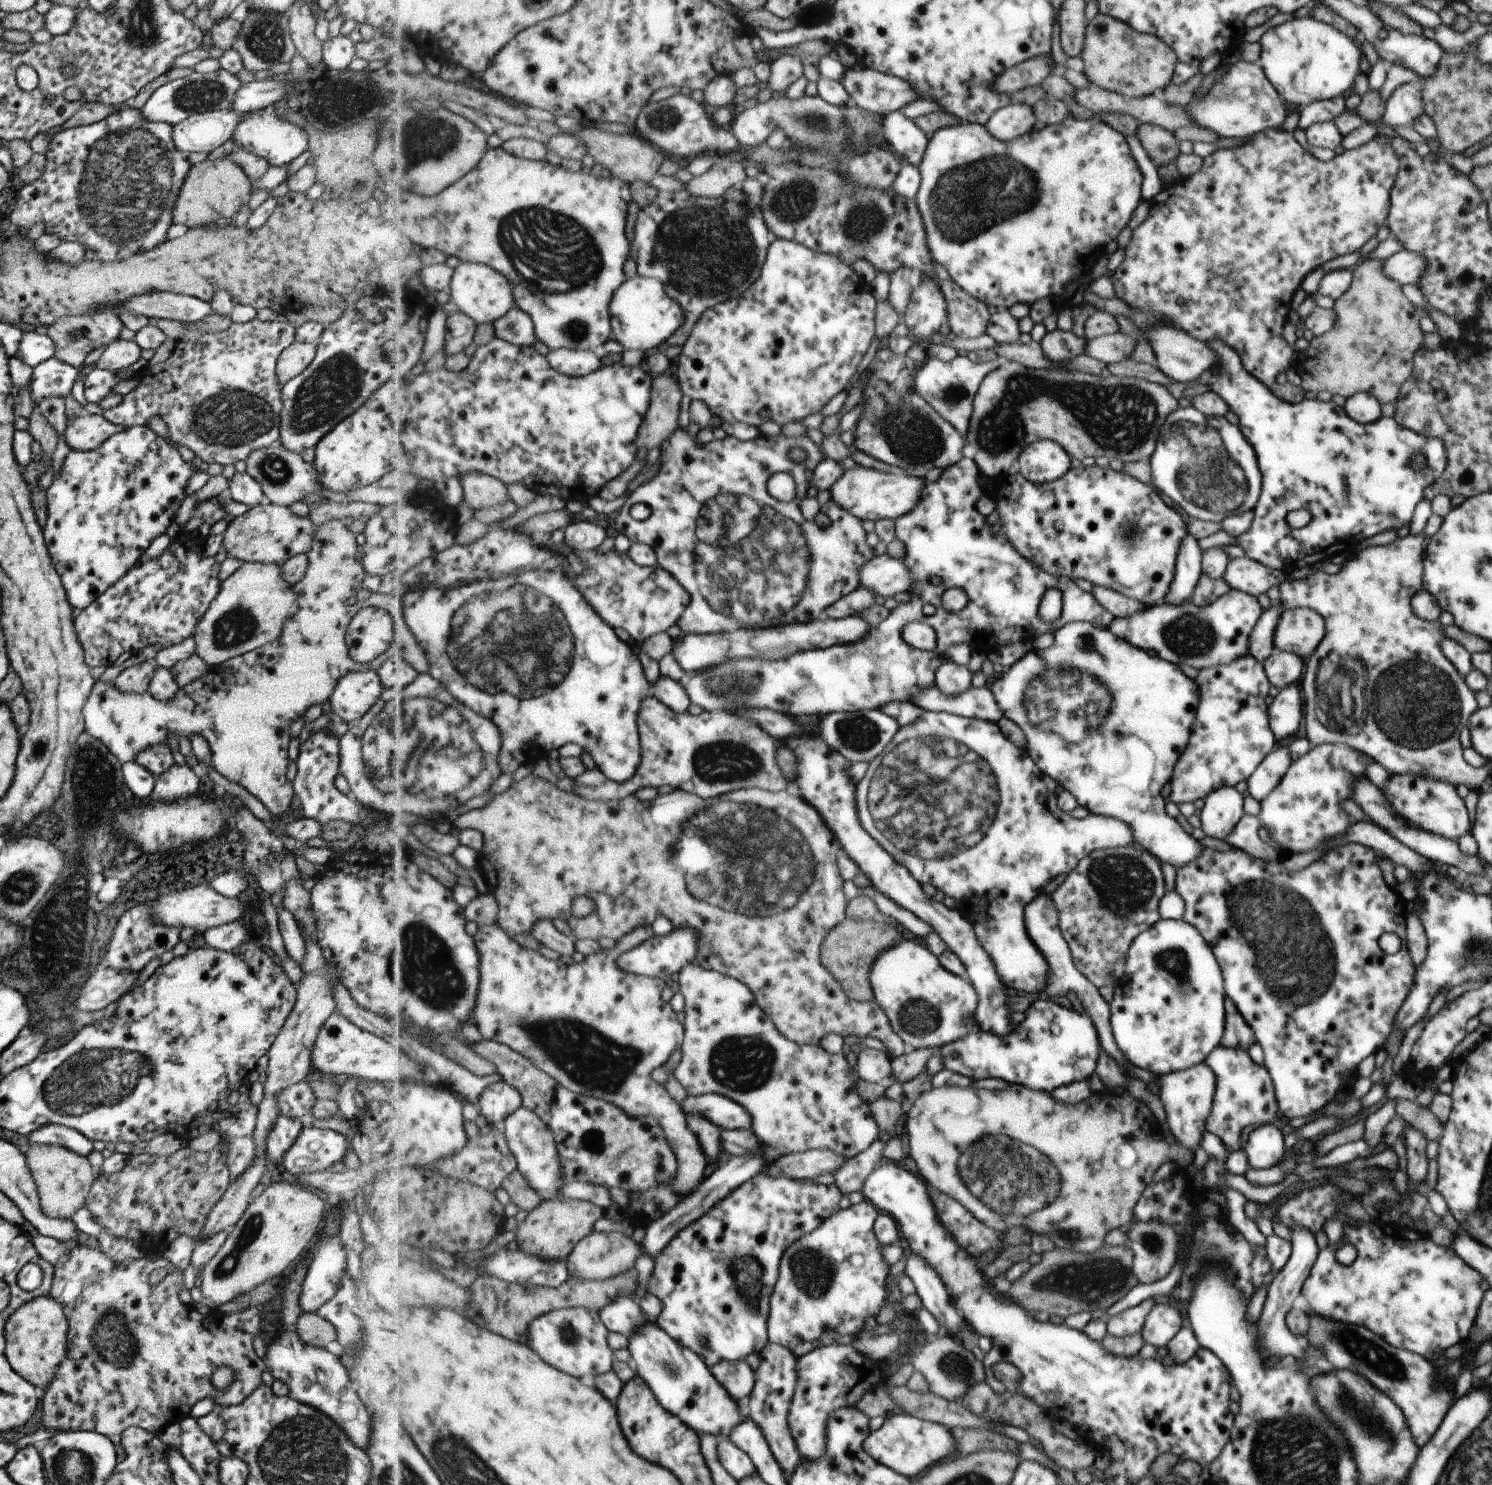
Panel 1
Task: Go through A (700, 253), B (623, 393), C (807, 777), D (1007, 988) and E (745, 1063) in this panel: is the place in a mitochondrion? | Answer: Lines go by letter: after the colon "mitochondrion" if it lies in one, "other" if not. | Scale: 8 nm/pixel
A: mitochondrion
B: other
C: other
D: other
E: mitochondrion

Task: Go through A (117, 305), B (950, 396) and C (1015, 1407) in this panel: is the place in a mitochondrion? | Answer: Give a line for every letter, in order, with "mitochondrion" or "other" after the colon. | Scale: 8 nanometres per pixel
A: other
B: mitochondrion
C: other

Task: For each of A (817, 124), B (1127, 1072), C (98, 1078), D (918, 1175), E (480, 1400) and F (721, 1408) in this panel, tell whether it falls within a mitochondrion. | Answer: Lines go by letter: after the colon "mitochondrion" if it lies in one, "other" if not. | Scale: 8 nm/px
A: mitochondrion
B: other
C: mitochondrion
D: other
E: other
F: other

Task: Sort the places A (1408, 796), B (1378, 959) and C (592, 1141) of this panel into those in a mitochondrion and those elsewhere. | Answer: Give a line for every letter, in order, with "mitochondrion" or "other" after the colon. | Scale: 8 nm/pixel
A: other
B: other
C: mitochondrion

